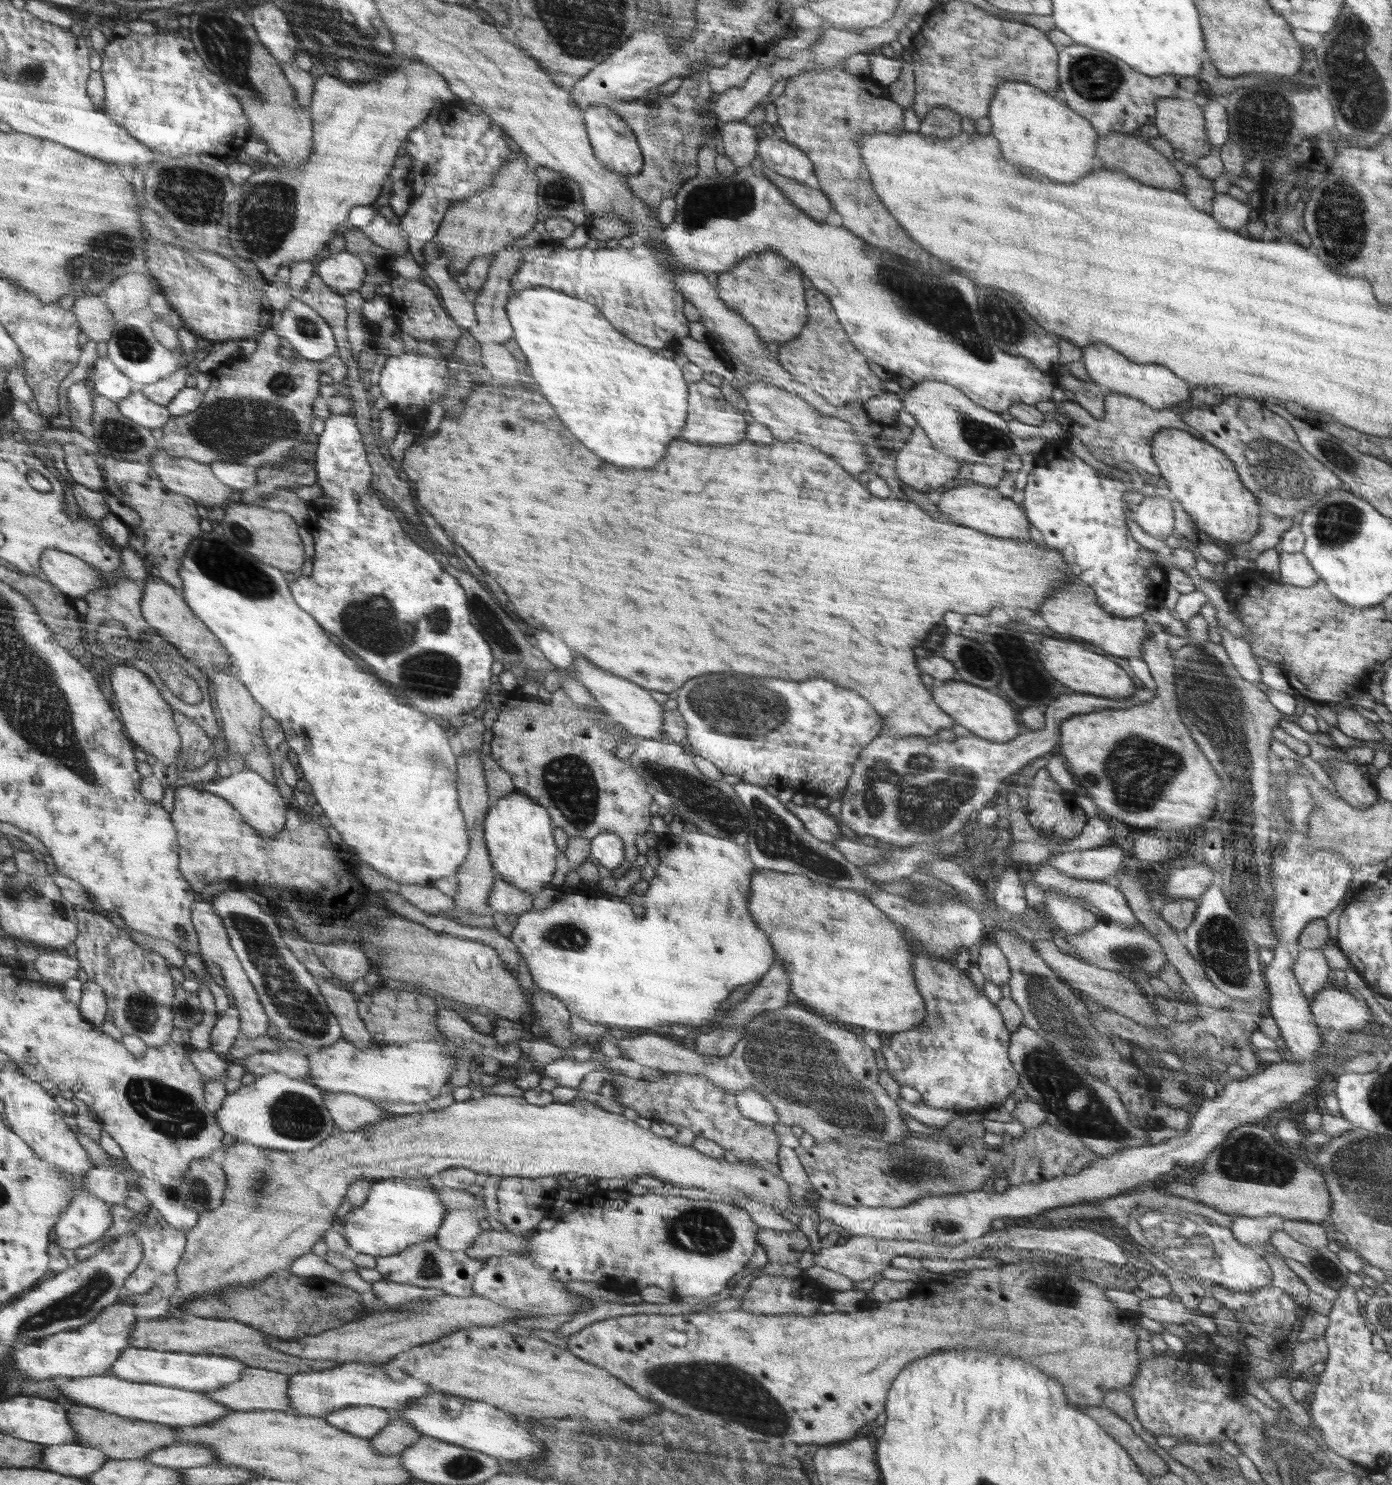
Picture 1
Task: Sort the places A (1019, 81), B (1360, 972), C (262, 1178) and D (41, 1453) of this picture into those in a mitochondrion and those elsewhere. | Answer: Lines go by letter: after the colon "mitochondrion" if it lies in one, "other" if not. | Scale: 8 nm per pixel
A: other
B: other
C: mitochondrion
D: other

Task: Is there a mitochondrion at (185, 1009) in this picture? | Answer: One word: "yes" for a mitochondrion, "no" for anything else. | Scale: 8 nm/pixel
yes

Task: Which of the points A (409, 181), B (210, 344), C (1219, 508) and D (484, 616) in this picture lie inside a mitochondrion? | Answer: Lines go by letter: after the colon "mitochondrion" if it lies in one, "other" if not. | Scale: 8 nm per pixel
A: other
B: other
C: other
D: mitochondrion

